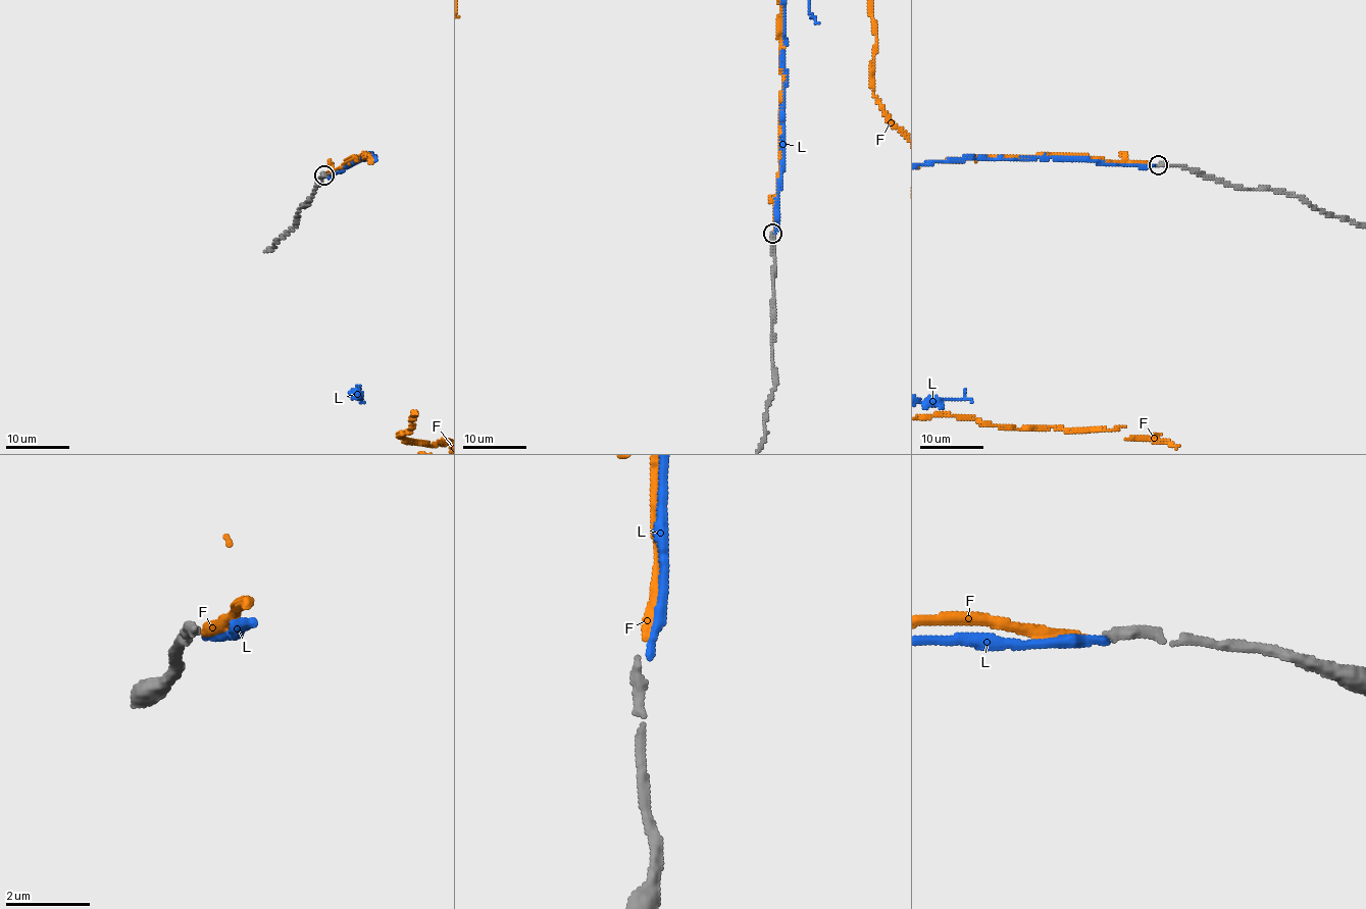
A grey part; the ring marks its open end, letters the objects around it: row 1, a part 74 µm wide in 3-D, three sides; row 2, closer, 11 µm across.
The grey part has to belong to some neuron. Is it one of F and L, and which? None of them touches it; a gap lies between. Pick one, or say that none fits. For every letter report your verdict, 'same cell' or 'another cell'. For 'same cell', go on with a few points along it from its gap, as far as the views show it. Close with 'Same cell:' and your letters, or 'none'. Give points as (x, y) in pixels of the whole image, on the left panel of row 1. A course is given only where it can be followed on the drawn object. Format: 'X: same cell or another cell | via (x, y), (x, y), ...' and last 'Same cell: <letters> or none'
F: same cell
L: another cell
Same cell: F

